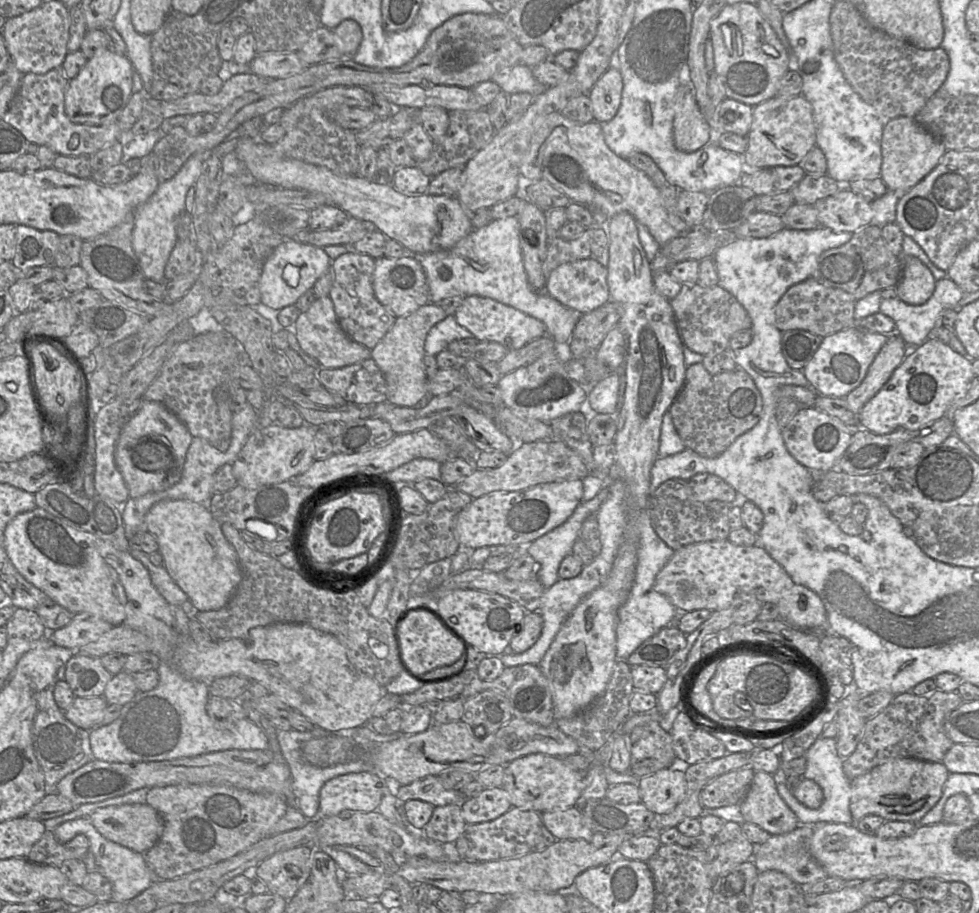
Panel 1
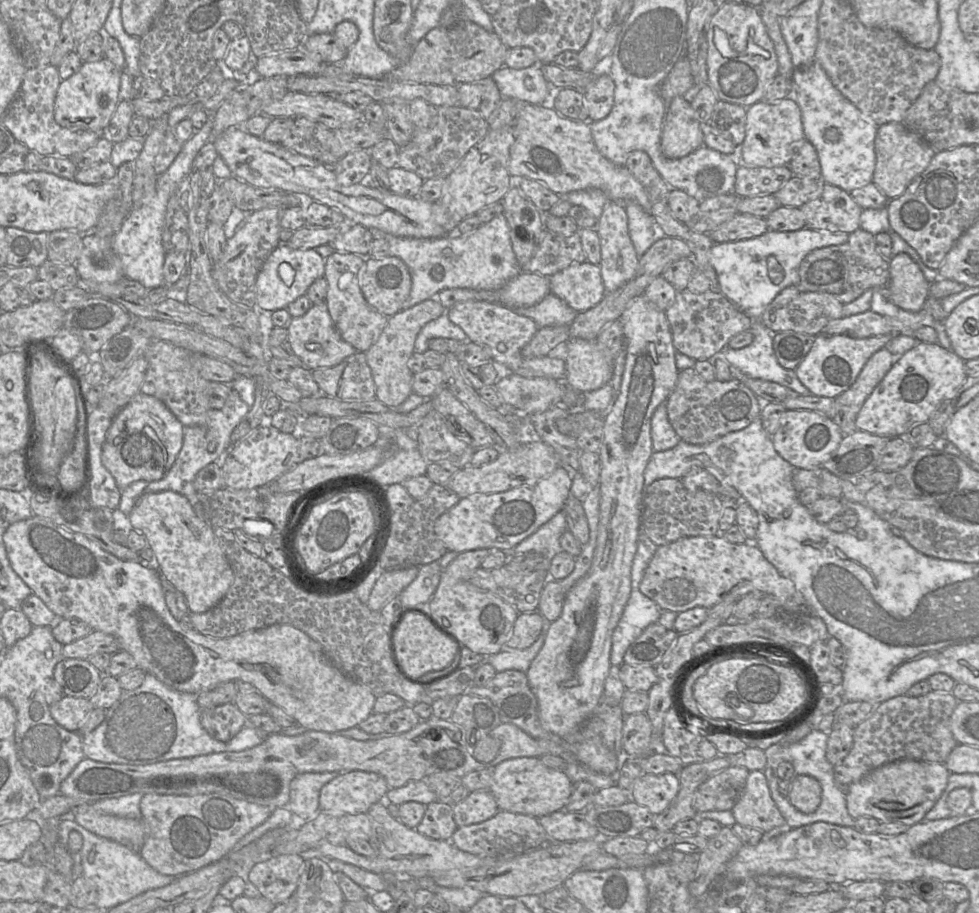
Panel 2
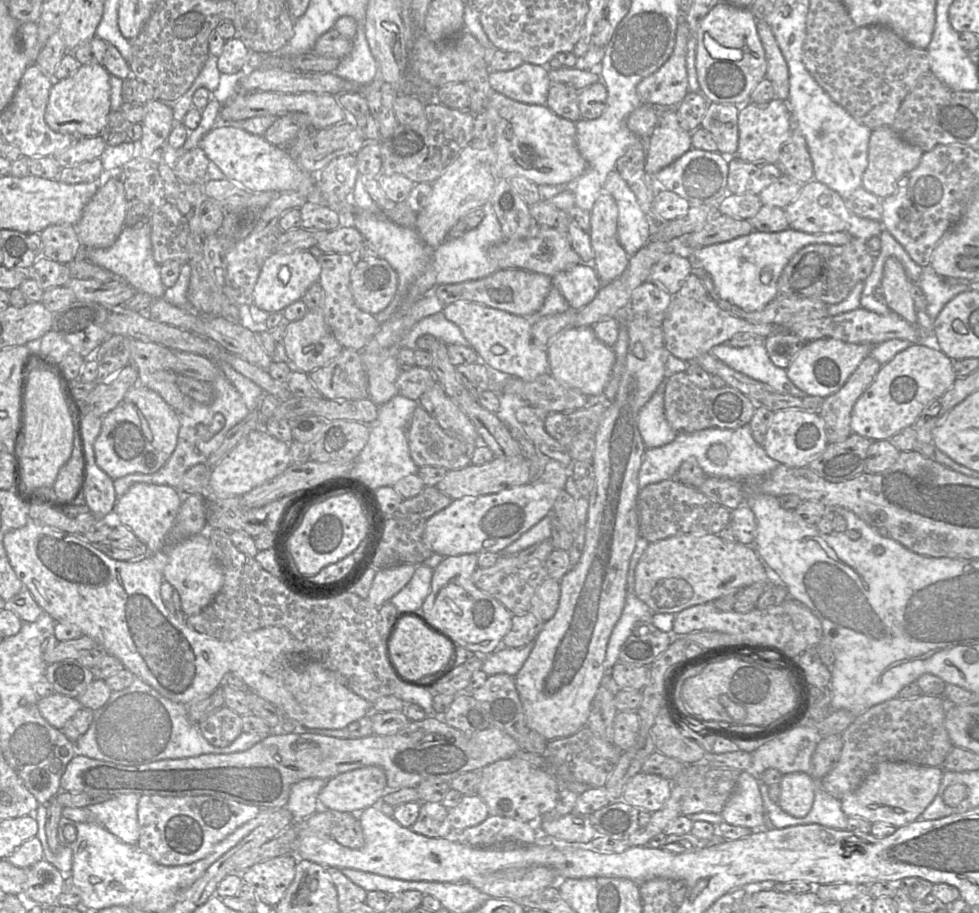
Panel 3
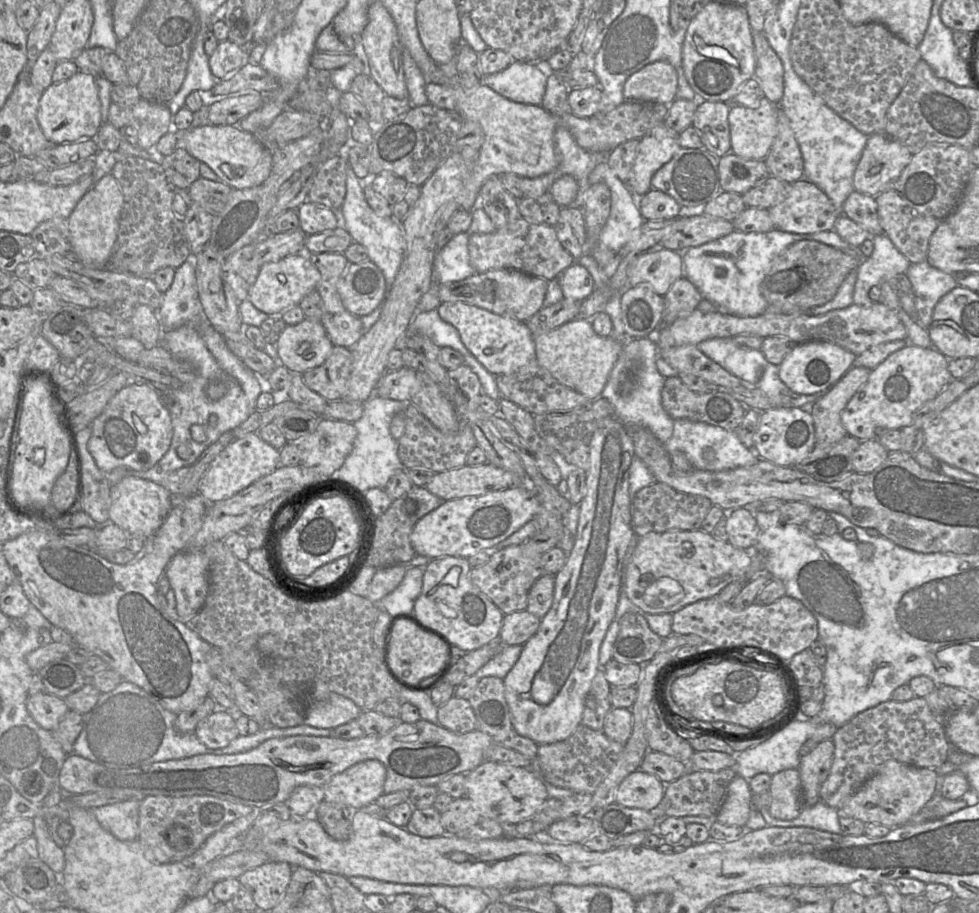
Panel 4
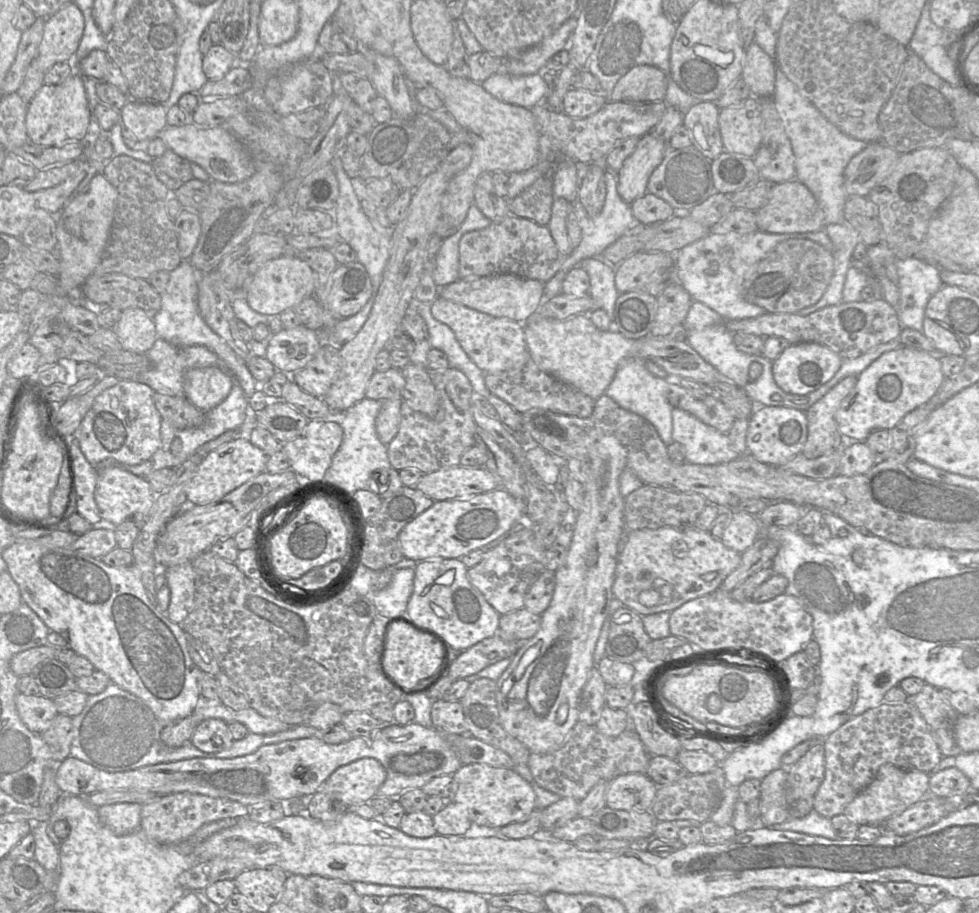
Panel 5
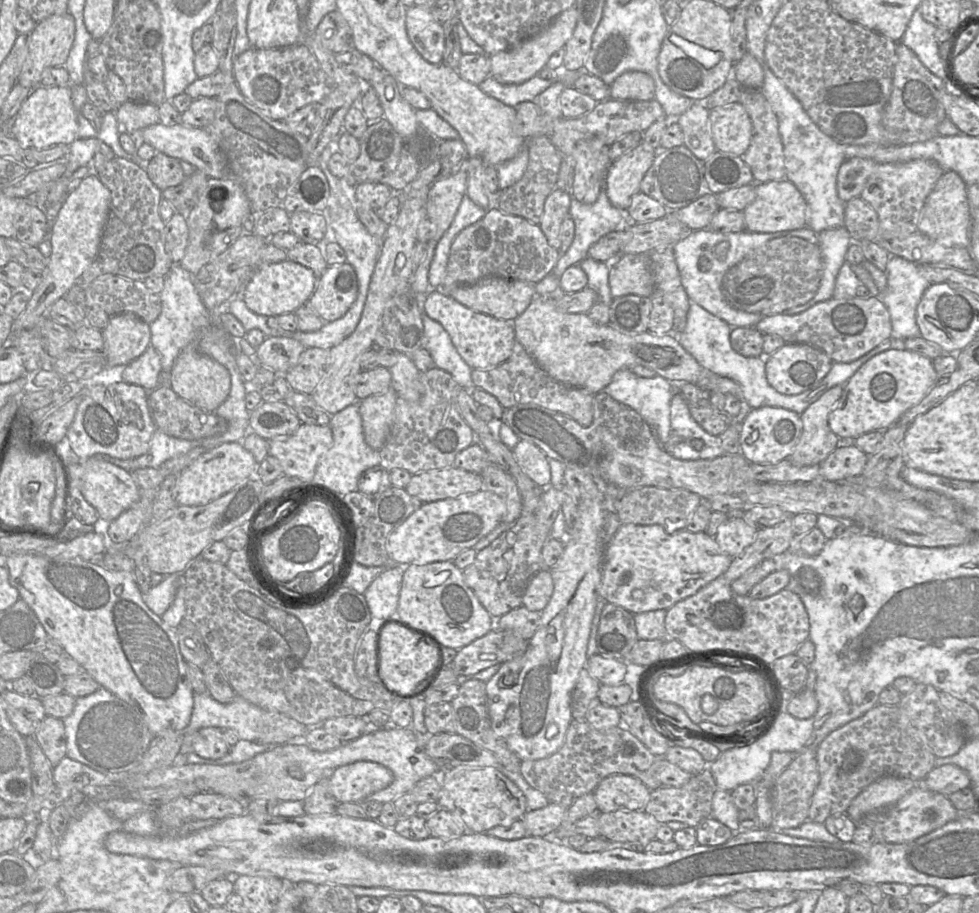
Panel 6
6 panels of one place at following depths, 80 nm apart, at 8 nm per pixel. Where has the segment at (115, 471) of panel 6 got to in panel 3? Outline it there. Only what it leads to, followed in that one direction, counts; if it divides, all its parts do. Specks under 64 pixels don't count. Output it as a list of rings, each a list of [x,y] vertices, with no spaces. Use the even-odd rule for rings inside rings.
[[[144,482],[133,484],[116,502],[114,511],[121,524],[128,527],[154,554],[162,550],[182,503],[182,494],[173,487]]]

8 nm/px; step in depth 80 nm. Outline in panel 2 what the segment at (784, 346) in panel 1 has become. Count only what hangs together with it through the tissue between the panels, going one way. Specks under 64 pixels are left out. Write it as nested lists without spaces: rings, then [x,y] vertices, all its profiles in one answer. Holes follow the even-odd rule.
[[[795,331],[773,333],[772,346],[778,363],[785,369],[796,369],[810,351],[815,337]]]

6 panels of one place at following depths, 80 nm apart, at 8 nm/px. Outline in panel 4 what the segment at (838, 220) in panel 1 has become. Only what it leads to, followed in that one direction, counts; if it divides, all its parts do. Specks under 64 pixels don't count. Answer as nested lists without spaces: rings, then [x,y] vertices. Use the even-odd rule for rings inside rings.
[[[801,179],[788,184],[785,197],[768,209],[774,229],[796,234],[814,234],[831,231],[841,211],[835,207],[829,197],[812,182]]]

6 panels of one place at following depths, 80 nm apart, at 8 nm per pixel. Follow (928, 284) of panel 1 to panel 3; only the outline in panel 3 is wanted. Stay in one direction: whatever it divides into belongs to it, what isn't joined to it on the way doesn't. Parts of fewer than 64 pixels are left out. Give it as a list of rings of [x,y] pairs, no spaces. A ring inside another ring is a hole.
[[[895,257],[888,258],[880,286],[884,292],[885,304],[906,322],[918,327],[911,292],[913,284],[900,261]]]

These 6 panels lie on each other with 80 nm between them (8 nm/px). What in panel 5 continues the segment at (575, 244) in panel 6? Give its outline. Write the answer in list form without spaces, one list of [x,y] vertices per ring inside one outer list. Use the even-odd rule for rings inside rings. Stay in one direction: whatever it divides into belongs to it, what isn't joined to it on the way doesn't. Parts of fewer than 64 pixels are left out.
[[[608,167],[605,169],[606,198],[602,211],[595,217],[591,217],[586,212],[580,202],[575,201],[572,204],[572,210],[575,213],[578,224],[581,228],[582,238],[580,244],[566,256],[561,268],[544,285],[544,300],[549,300],[562,293],[562,283],[566,274],[574,267],[579,266],[581,261],[586,258],[600,256],[603,250],[614,243],[627,230],[637,225],[639,222],[634,218],[630,204],[623,201],[617,192],[617,175]]]

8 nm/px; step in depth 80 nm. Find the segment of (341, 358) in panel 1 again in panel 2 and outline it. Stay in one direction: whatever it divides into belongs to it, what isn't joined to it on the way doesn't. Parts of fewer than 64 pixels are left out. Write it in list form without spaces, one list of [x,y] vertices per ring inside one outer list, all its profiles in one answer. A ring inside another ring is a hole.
[[[324,302],[312,305],[302,316],[291,318],[288,322],[288,341],[295,355],[310,370],[336,366],[357,350],[342,339]]]

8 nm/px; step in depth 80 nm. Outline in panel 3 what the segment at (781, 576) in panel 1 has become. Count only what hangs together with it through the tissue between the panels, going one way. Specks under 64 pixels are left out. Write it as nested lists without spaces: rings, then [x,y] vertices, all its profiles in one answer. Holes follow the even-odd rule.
[[[685,534],[649,543],[634,572],[635,594],[654,613],[677,614],[694,605],[714,602],[733,591],[742,591],[755,583],[771,584],[764,563],[753,545],[729,542],[716,534]]]

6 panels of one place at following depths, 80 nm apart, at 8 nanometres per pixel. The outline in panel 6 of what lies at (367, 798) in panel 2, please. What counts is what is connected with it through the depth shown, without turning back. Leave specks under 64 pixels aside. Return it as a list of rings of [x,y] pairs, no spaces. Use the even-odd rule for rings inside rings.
[[[357,761],[330,772],[329,790],[338,803],[361,802],[386,788],[392,781],[392,772],[383,765]]]

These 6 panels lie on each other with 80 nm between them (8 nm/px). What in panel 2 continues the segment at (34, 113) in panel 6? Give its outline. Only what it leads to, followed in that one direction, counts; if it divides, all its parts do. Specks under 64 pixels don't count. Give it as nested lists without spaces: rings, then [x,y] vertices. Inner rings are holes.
[[[106,57],[98,61],[83,62],[77,73],[61,80],[54,103],[55,121],[60,126],[73,130],[101,133],[120,103],[119,90],[123,72]]]

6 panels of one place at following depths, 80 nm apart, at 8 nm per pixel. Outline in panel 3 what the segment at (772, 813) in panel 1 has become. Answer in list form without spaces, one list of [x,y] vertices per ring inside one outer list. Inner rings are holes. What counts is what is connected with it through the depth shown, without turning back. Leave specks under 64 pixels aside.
[[[742,771],[733,794],[724,806],[721,816],[733,826],[747,827],[753,831],[763,829],[766,814],[759,788],[759,780]]]

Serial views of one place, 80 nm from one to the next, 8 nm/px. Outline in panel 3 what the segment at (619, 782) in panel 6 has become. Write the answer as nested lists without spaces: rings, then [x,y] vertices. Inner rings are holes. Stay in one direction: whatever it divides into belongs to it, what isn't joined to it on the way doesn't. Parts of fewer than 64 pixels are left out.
[[[641,771],[626,783],[621,800],[653,813],[664,806],[671,790],[672,780]]]

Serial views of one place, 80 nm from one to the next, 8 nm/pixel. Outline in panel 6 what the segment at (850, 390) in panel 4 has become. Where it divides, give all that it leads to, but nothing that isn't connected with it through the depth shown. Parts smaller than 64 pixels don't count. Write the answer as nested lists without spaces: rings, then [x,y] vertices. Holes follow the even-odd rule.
[[[841,385],[829,389],[800,415],[802,432],[788,458],[793,465],[819,465],[838,447],[839,437],[830,429],[828,416],[842,393]]]

